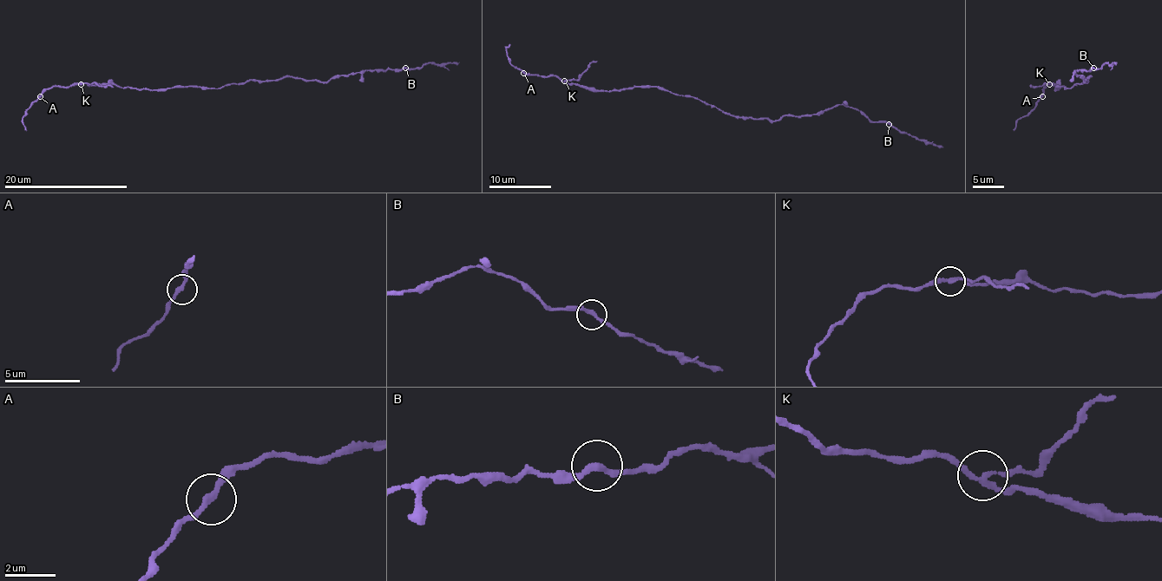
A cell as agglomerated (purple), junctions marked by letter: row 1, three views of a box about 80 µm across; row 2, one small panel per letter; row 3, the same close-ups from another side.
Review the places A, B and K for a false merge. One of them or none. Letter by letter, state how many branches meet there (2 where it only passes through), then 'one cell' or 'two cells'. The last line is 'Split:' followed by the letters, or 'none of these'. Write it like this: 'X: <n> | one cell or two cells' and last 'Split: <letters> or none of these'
A: 2 | one cell
B: 2 | one cell
K: 3 | two cells
Split: K

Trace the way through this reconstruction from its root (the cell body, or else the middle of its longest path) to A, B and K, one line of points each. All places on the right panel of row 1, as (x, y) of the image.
A: (1076, 84), (1070, 88), (1064, 86), (1058, 86), (1056, 88), (1059, 84), (1048, 82), (1043, 88), (1042, 96)
B: (1076, 84), (1086, 81), (1090, 76), (1084, 81), (1073, 72), (1093, 68)
K: (1076, 84), (1070, 88), (1064, 86), (1058, 86), (1056, 88), (1059, 84), (1050, 84)

